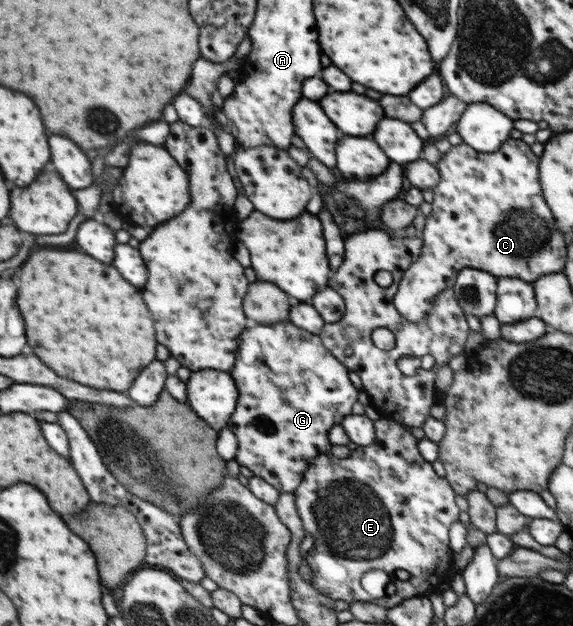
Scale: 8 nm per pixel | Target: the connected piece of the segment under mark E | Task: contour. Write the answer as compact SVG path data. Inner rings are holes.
M380 418L380 420L375 423L375 435L376 441L372 442L370 446L359 446L352 452L350 452L347 458L337 458L331 454L324 454L324 456L319 456L316 462L312 462L311 468L304 472L304 478L302 484L299 488L295 490L295 505L302 520L302 525L304 526L304 531L306 535L312 536L314 538L313 547L306 553L304 557L304 563L310 566L313 577L311 584L314 588L317 588L322 593L328 595L334 600L344 600L344 602L354 602L354 601L364 601L372 604L377 604L378 606L383 606L384 608L394 608L399 604L402 604L405 600L409 598L414 598L414 596L420 596L428 590L436 590L442 582L420 582L420 580L450 580L451 574L450 566L452 566L452 552L450 552L450 544L448 544L448 530L452 526L452 522L458 520L458 506L456 506L456 494L454 490L450 488L450 483L446 477L440 478L432 464L426 464L426 460L420 456L418 452L418 440L408 432L404 430L400 424L396 424L396 421L390 421ZM368 570L383 570L388 574L390 582L393 582L396 587L396 593L394 595L384 595L382 598L372 598L361 586L361 576L364 572Z

